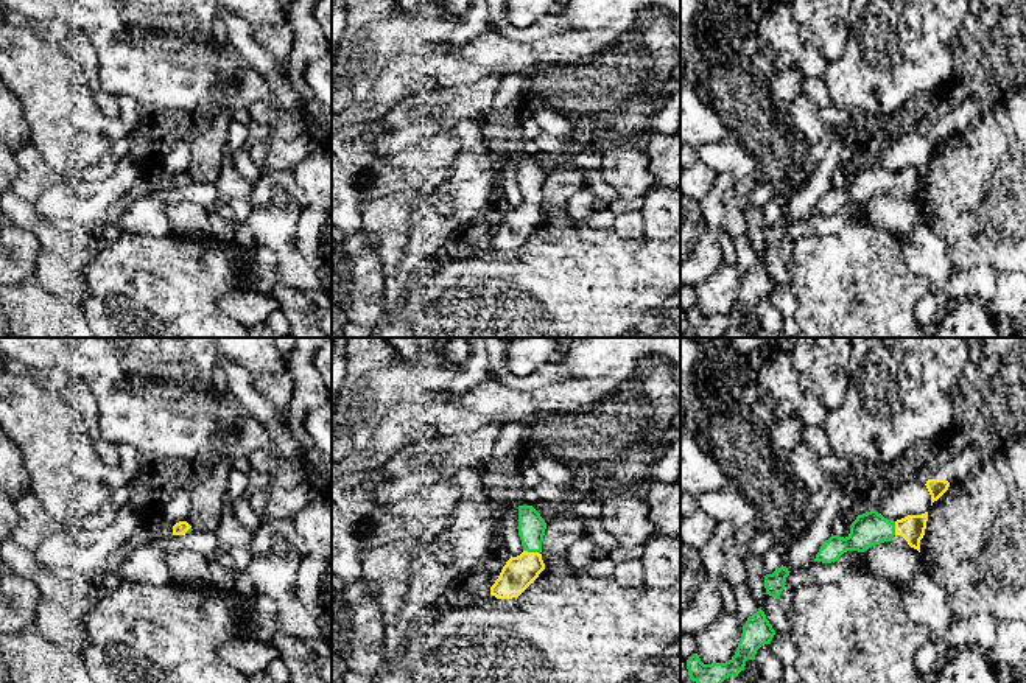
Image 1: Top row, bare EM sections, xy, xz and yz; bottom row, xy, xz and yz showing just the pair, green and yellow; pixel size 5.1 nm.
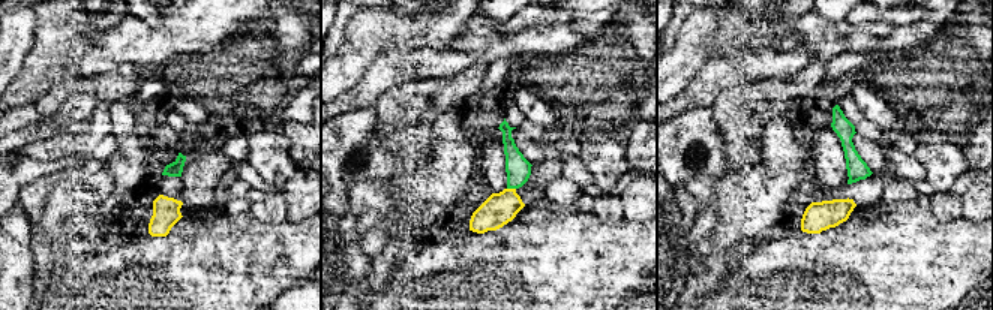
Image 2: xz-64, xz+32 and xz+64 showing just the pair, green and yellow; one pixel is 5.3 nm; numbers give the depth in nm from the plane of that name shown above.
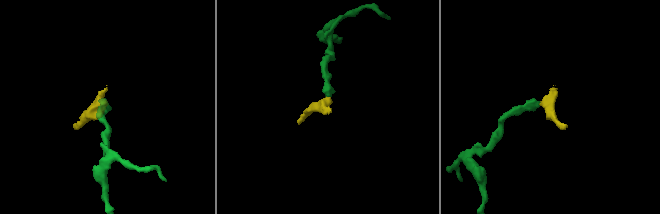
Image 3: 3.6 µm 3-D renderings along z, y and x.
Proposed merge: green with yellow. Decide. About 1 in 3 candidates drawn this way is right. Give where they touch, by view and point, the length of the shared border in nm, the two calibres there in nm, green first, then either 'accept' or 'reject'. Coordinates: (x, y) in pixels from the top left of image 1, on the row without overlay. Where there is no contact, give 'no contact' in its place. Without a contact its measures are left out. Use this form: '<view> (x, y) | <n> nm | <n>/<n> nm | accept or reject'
xz (531, 203) | 90 nm | 140/170 nm | accept

